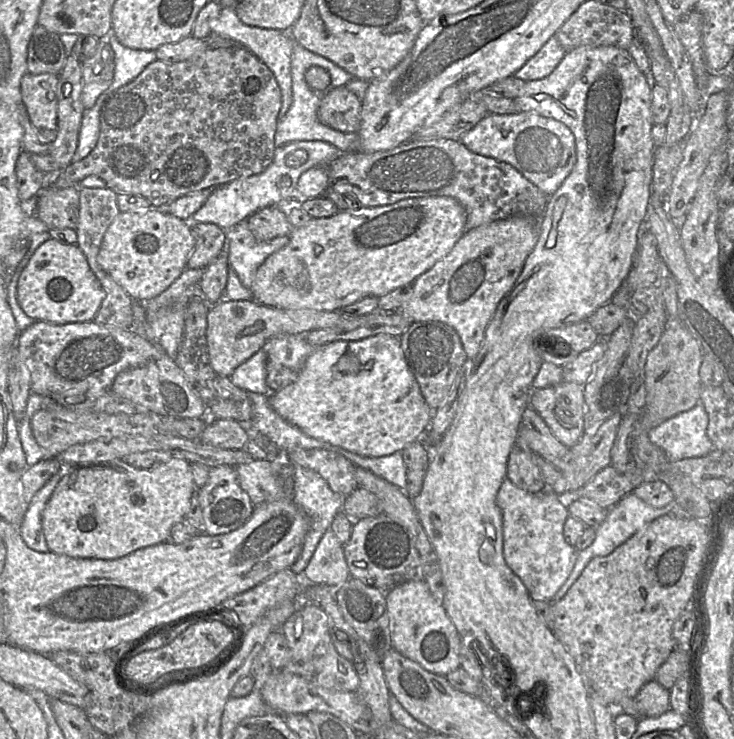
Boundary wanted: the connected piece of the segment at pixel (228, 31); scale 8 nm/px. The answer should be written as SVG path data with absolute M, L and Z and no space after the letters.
M222 8L218 18L209 22L212 34L227 37L240 46L243 46L260 59L273 73L281 89L282 104L278 118L282 119L292 104L292 78L290 76L292 40L291 36L278 30L251 27L243 24L237 17L234 8Z

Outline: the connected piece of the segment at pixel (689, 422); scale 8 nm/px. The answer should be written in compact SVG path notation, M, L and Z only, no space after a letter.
M701 401L692 409L679 413L649 431L649 440L661 449L670 461L708 455L714 448L707 435L708 416Z

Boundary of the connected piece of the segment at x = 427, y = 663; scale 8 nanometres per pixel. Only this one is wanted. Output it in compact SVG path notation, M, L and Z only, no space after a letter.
M425 580L401 583L386 595L386 613L389 620L391 649L400 655L418 663L426 671L447 676L459 667L460 635L447 616L444 608L435 600Z

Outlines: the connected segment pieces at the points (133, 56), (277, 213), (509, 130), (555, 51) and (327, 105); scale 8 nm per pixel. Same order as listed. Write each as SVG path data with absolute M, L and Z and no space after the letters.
M108 37L114 52L114 76L109 90L115 90L134 80L156 59L155 51L131 51Z
M266 207L247 218L248 228L258 241L278 236L290 236L294 228L286 215L277 207Z
M537 112L488 114L459 140L476 154L510 164L548 196L558 190L577 160L571 130L562 122Z
M552 36L513 75L525 82L545 78L557 67L565 54L564 47Z
M346 86L331 88L318 106L318 119L342 133L358 133L362 101Z

